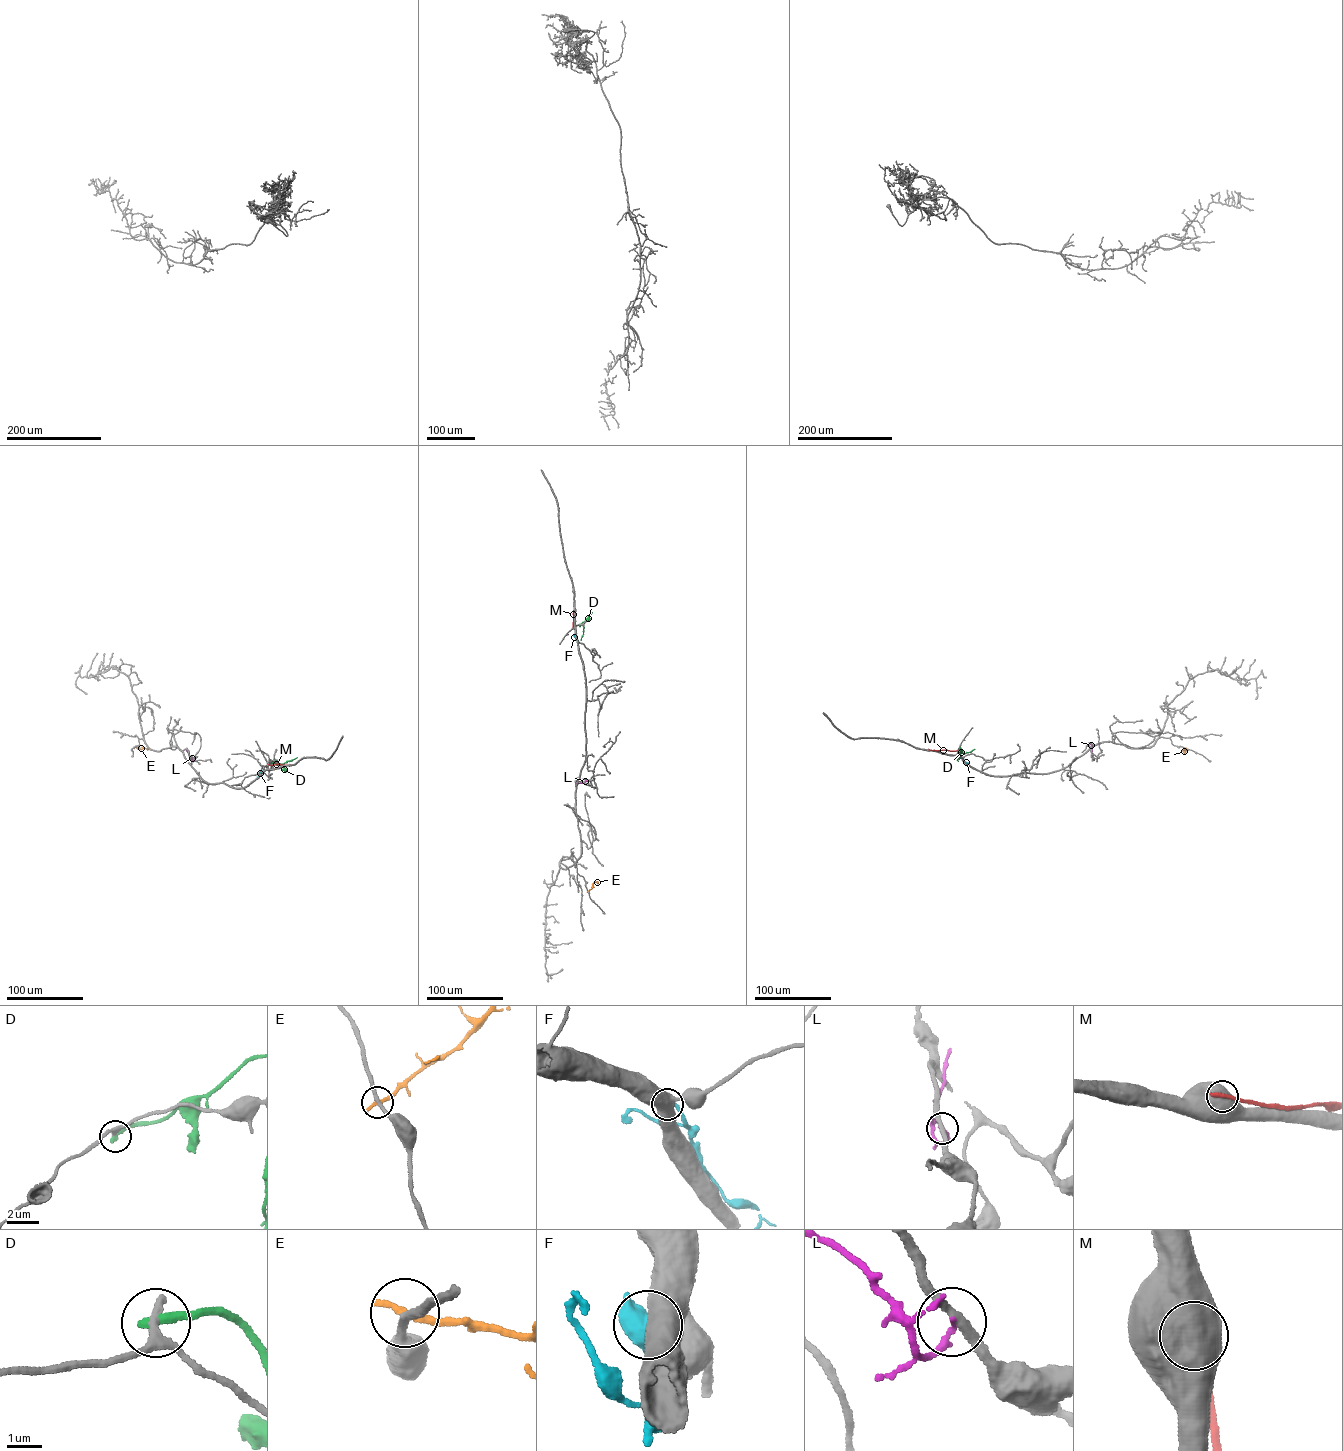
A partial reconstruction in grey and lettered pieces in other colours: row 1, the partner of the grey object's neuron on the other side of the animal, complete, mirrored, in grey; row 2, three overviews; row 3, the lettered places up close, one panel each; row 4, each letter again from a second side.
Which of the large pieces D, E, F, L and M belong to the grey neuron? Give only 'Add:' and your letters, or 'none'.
Add: none

